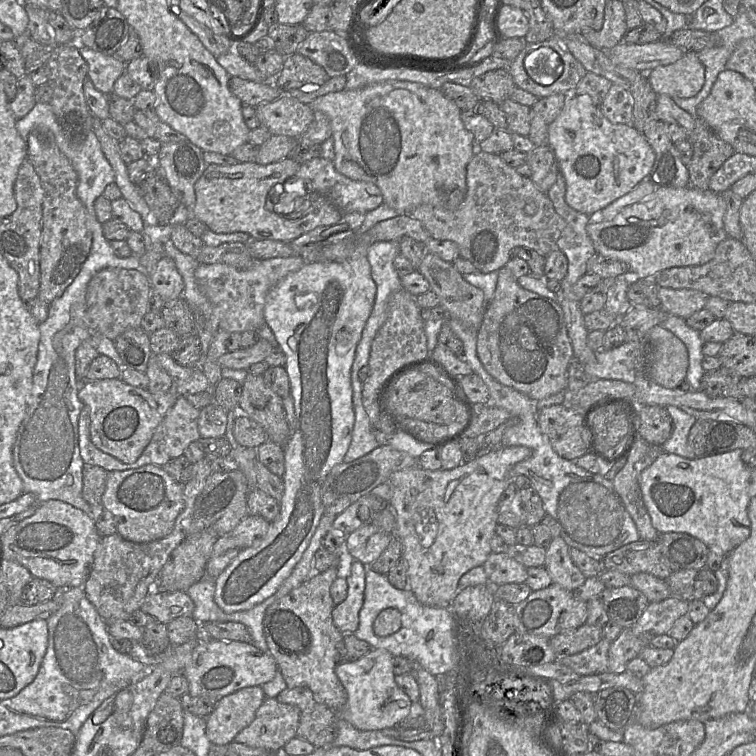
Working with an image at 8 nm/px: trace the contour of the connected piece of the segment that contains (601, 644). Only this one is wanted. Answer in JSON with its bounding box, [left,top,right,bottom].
[555,639,611,676]

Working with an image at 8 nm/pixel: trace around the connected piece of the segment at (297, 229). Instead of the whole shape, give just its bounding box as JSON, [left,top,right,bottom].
[139,158,343,275]

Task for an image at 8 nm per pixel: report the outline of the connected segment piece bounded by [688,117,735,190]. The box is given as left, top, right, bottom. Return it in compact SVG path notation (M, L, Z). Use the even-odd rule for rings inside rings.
M699 117L696 118L695 129L688 135L688 140L693 146L693 157L688 165L689 185L709 189L711 177L735 150Z

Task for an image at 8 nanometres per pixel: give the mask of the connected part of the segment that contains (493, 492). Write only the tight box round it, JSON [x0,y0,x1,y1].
[388,446,532,607]

